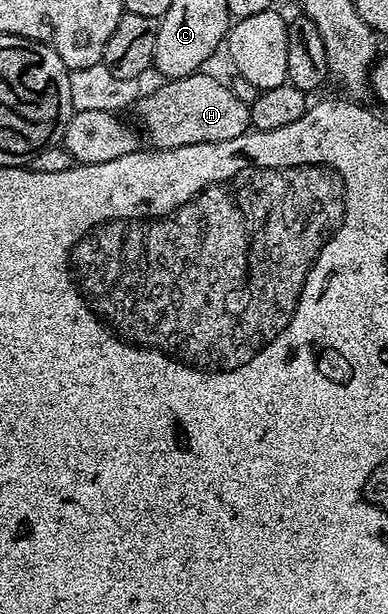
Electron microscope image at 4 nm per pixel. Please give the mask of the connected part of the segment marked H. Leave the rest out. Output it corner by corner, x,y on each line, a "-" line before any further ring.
204,74
161,82
161,87
154,88
135,104
139,126
153,148
169,151
186,145
234,141
234,137
248,134
252,127
249,104
238,101
227,82

